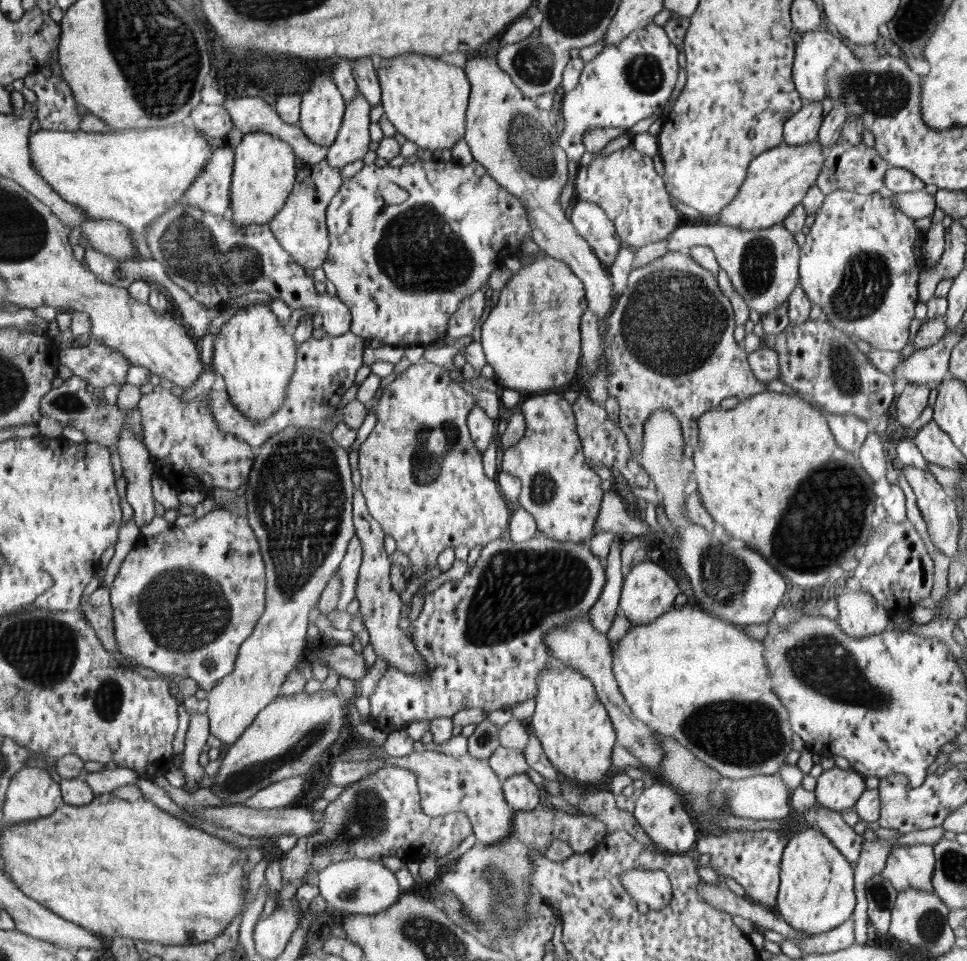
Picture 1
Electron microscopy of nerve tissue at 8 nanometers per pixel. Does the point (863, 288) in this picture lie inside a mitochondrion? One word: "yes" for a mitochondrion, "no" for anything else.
yes

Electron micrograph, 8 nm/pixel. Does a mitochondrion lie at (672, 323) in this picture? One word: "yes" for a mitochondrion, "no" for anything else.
yes

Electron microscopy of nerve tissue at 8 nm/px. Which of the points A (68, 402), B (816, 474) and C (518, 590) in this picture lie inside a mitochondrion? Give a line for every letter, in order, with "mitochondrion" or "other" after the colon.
A: mitochondrion
B: mitochondrion
C: mitochondrion

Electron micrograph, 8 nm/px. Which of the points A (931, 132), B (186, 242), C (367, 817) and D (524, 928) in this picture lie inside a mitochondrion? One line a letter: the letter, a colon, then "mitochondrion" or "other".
A: other
B: mitochondrion
C: mitochondrion
D: mitochondrion

